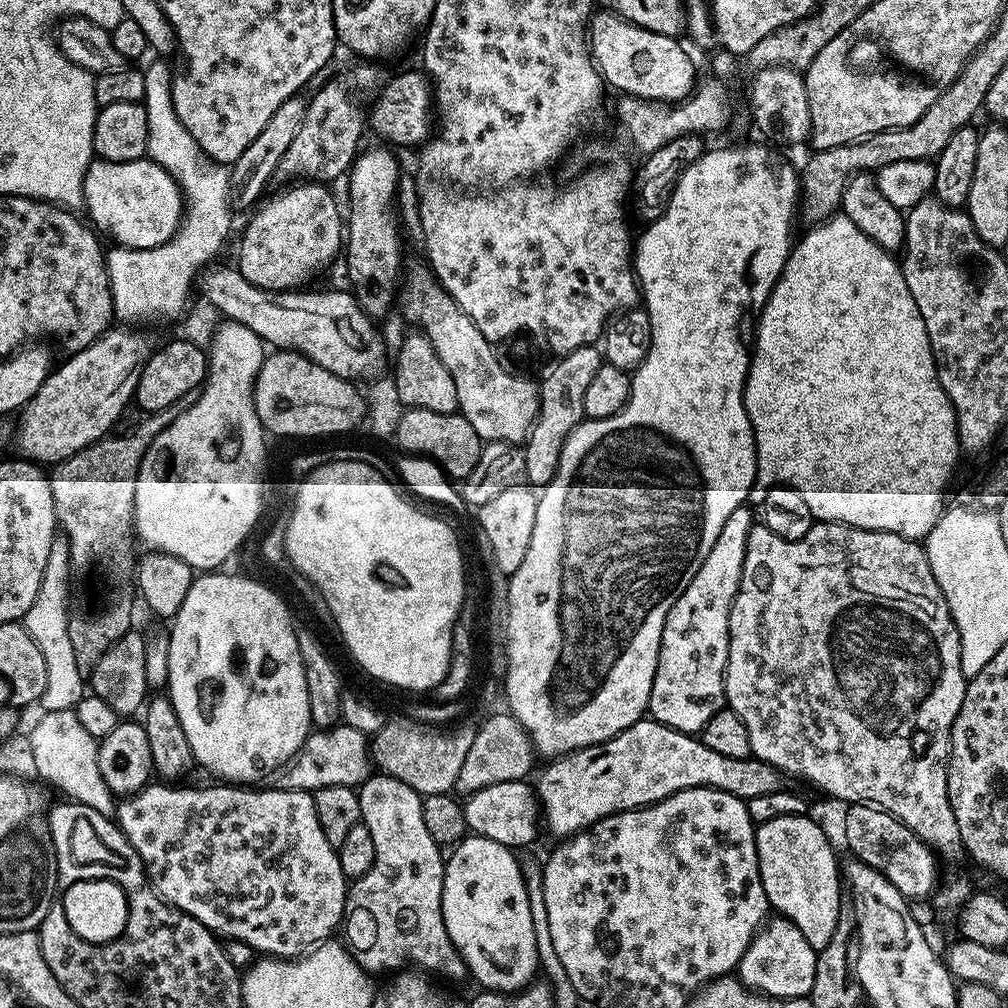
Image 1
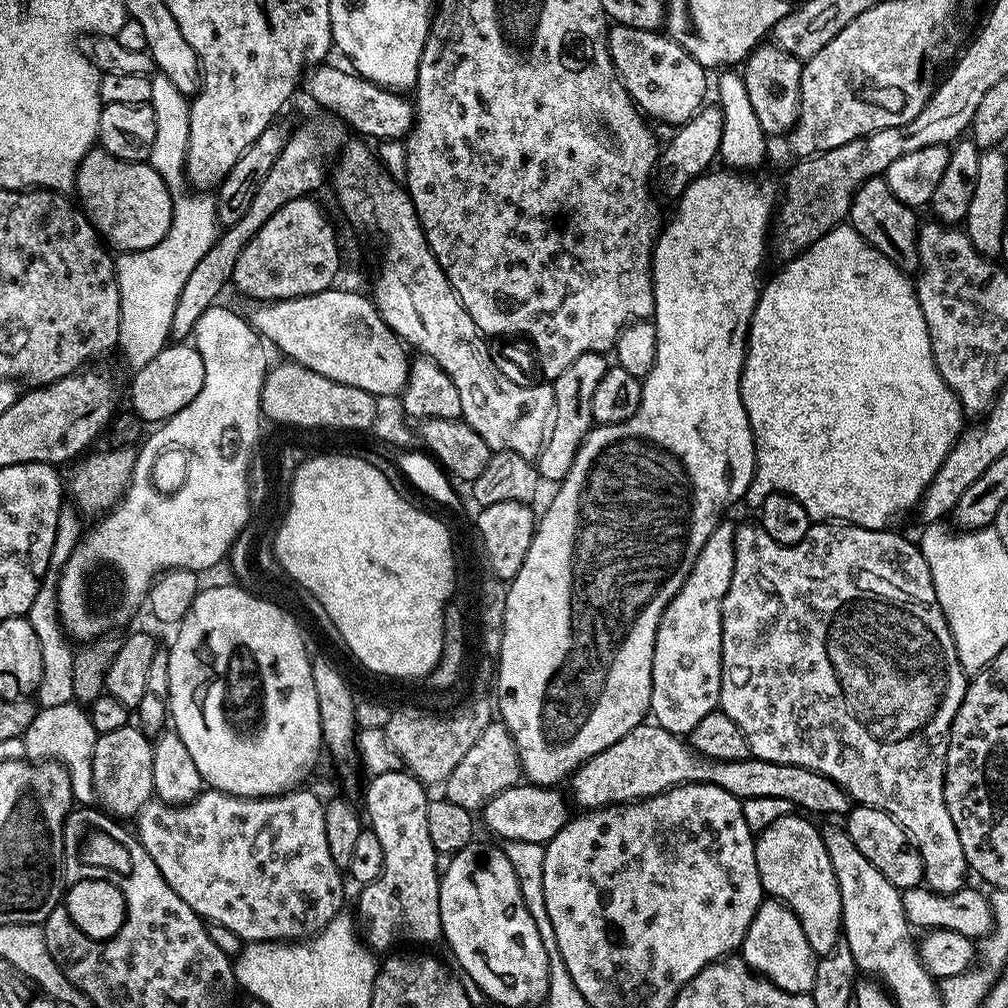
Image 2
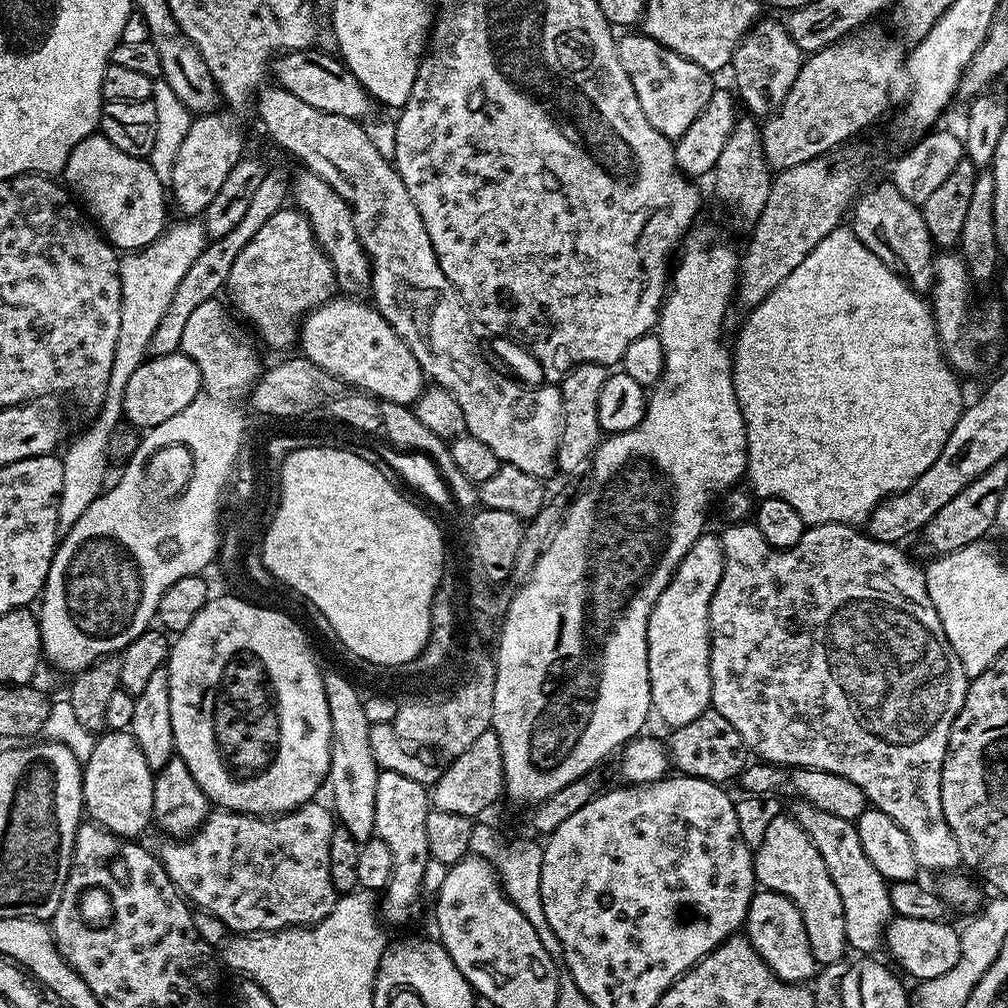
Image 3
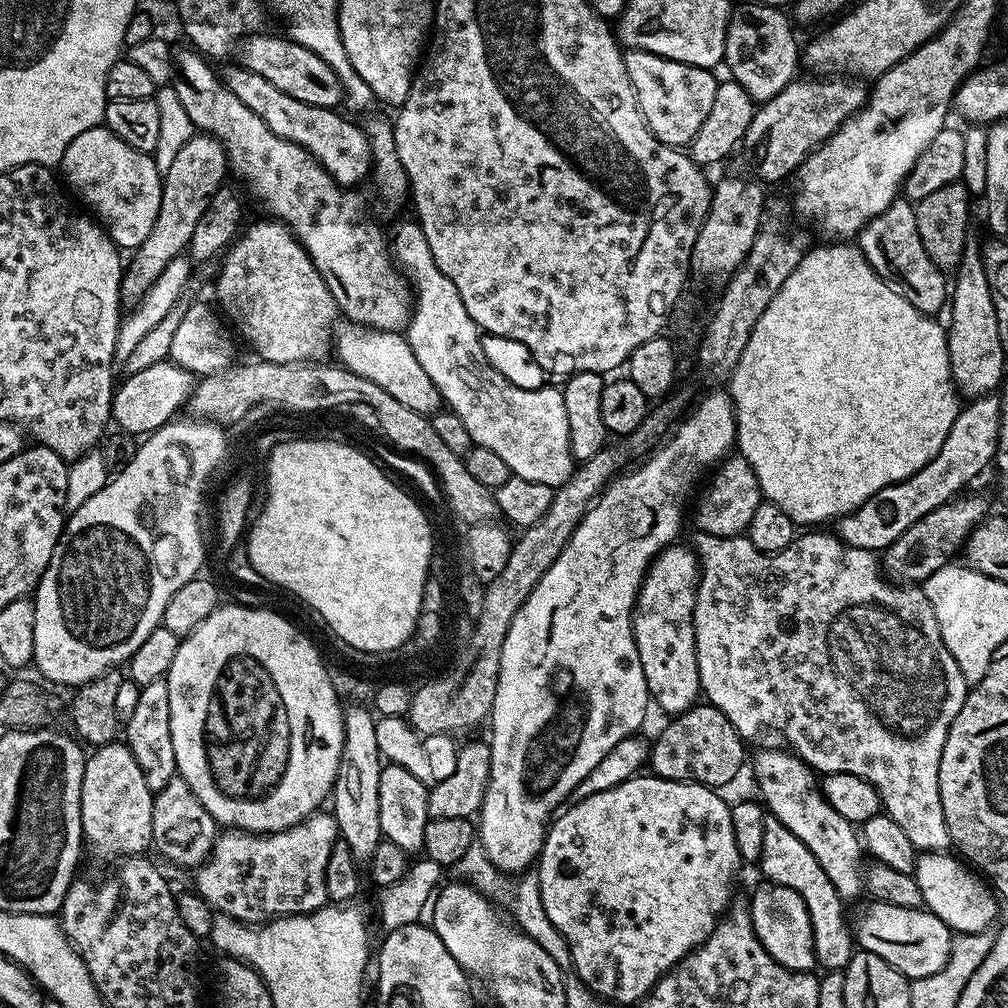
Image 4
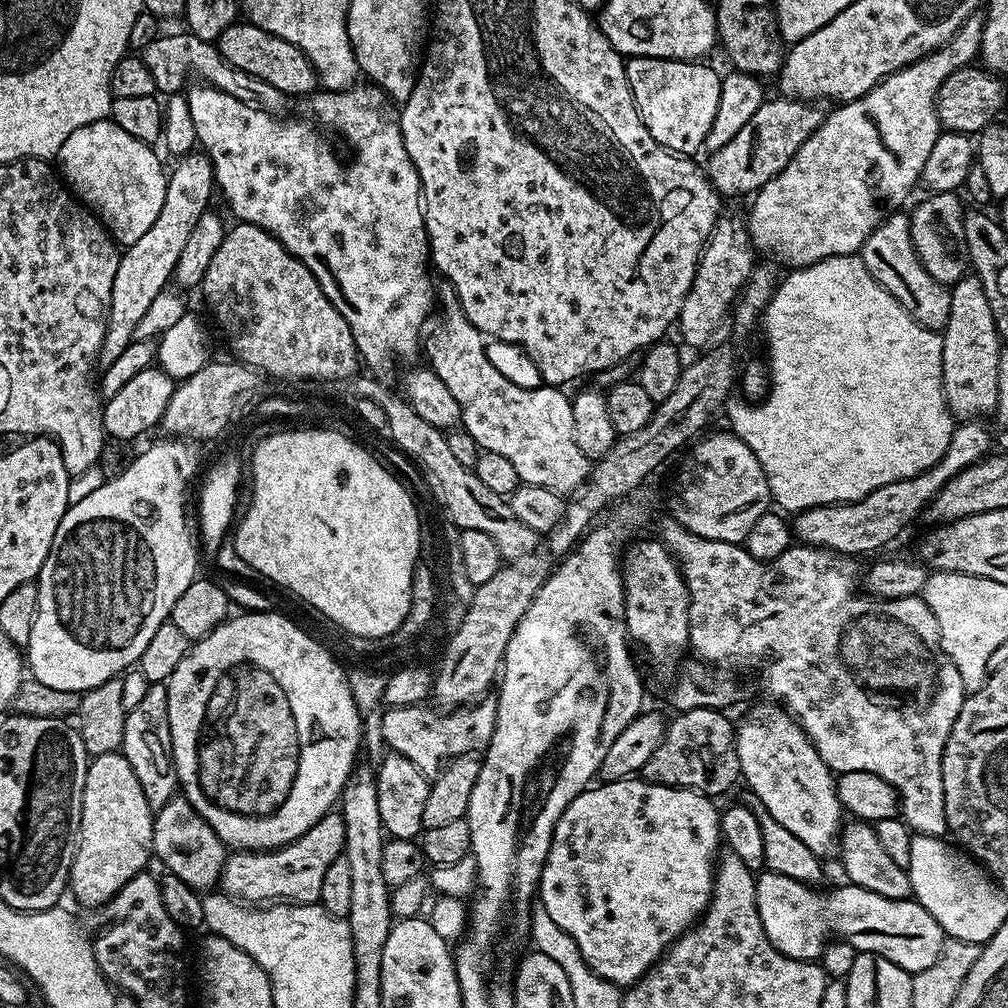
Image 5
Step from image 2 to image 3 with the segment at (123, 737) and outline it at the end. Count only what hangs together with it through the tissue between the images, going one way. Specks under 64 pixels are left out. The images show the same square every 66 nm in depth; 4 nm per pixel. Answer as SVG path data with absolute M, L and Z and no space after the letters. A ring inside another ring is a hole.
M105 731L95 741L90 758L82 764L84 774L84 810L90 817L91 823L125 838L139 837L139 832L147 824L153 823L152 803L154 802L154 769L146 762L142 750L138 750L138 742L131 731Z

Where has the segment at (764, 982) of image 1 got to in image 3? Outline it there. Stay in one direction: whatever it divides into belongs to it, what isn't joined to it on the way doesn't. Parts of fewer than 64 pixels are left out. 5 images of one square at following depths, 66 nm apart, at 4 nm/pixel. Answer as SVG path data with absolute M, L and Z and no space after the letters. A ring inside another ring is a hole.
M757 890L752 895L748 907L746 935L754 950L774 970L778 978L789 984L808 982L815 977L818 965L810 950L810 938L806 938L806 926L802 926L802 914L798 914L798 906L777 892Z

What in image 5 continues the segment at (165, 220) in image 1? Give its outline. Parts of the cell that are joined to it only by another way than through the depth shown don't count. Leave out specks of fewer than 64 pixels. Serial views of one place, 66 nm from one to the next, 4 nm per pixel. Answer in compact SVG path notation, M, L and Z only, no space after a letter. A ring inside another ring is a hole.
M109 118L90 122L86 126L78 126L78 130L74 130L74 134L70 134L66 142L62 142L55 157L58 161L59 175L65 185L71 189L81 204L87 206L97 216L117 245L127 246L138 242L138 238L142 238L142 234L146 234L146 230L154 226L158 213L162 210L168 178L166 168L160 165L160 160L156 157L156 150L153 145L126 134L122 126L118 126Z

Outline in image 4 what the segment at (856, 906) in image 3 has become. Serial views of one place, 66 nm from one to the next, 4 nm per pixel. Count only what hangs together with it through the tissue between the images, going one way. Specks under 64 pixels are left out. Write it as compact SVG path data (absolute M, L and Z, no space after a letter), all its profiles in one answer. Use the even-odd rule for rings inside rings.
M768 748L757 754L752 772L756 775L757 786L760 787L759 795L775 820L782 822L782 826L786 826L786 830L795 834L804 843L806 850L810 850L810 854L818 858L818 866L826 870L826 878L834 882L834 890L838 890L840 899L851 902L866 888L866 872L862 864L860 868L861 837L853 824L842 818L842 814L838 814L838 810L834 810L834 806L824 800L817 773L795 752L783 751Z

